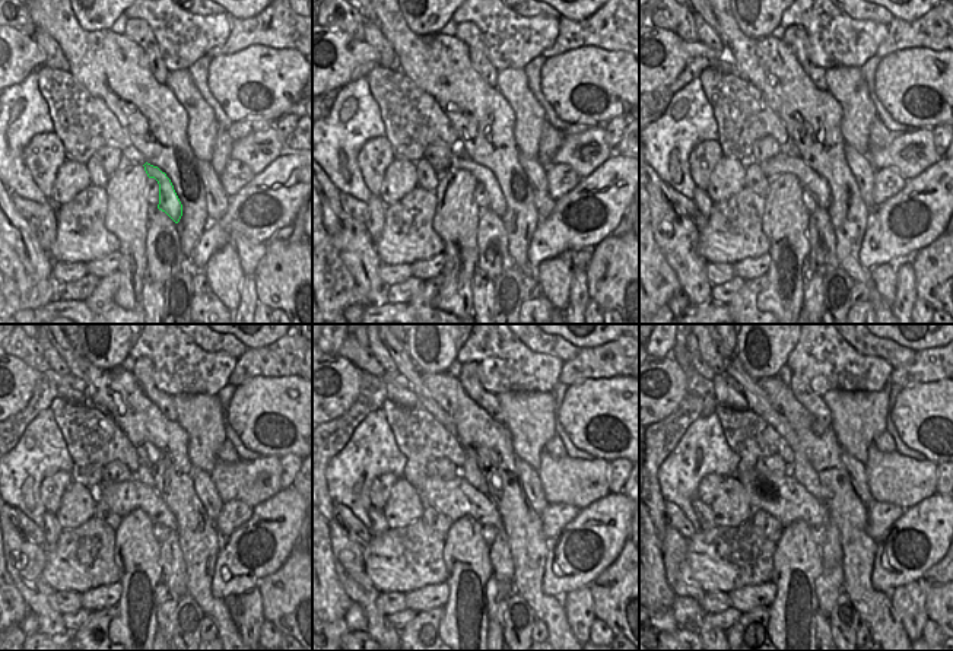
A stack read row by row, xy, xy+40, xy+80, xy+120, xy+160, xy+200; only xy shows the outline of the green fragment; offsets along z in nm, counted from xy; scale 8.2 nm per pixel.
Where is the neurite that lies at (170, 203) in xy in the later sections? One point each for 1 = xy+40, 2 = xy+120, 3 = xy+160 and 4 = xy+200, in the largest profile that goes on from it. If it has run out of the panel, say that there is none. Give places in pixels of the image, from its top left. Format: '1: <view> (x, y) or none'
1: xy+40 (496, 200)
2: xy+120 (124, 497)
3: xy+160 (456, 498)
4: xy+200 (778, 494)

